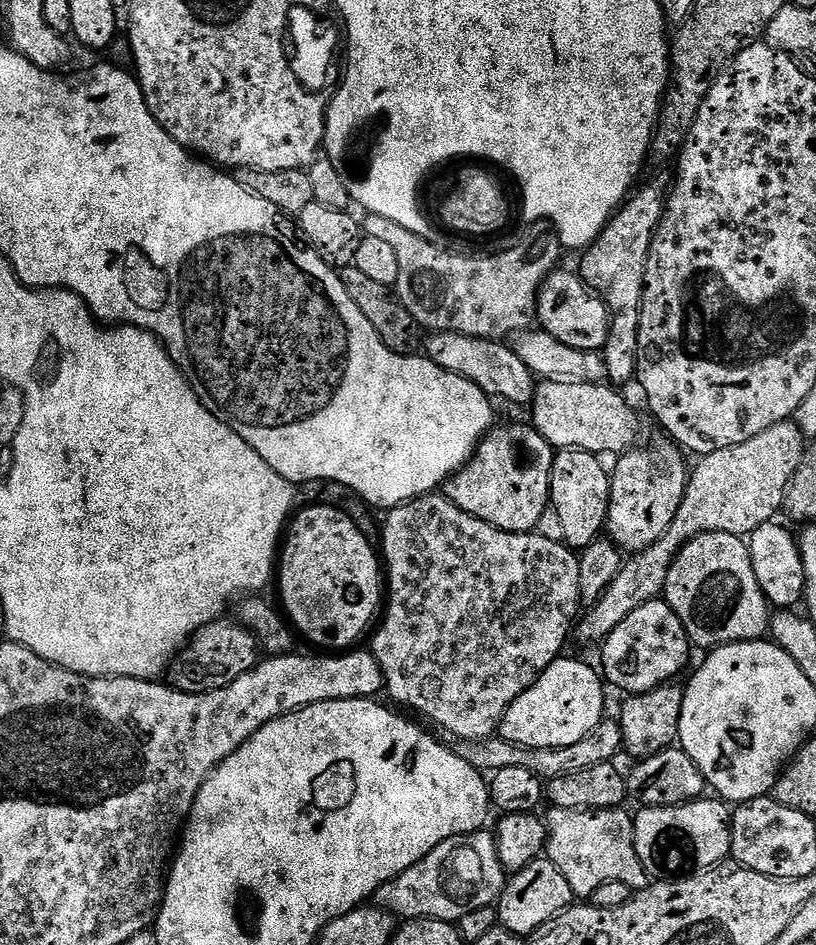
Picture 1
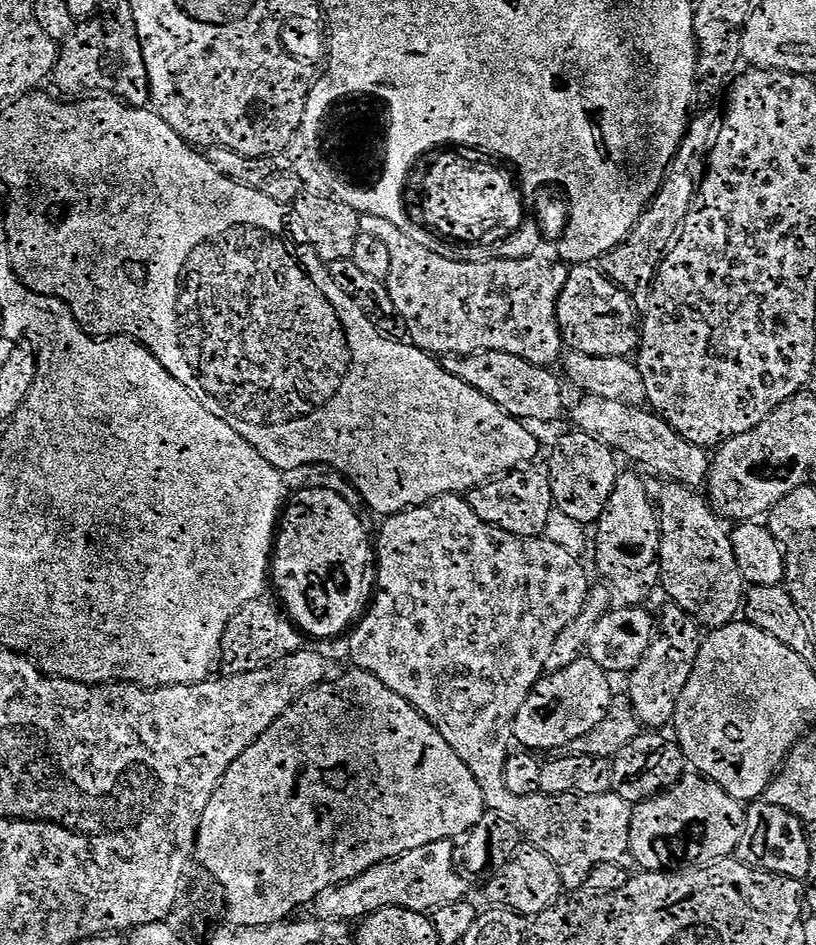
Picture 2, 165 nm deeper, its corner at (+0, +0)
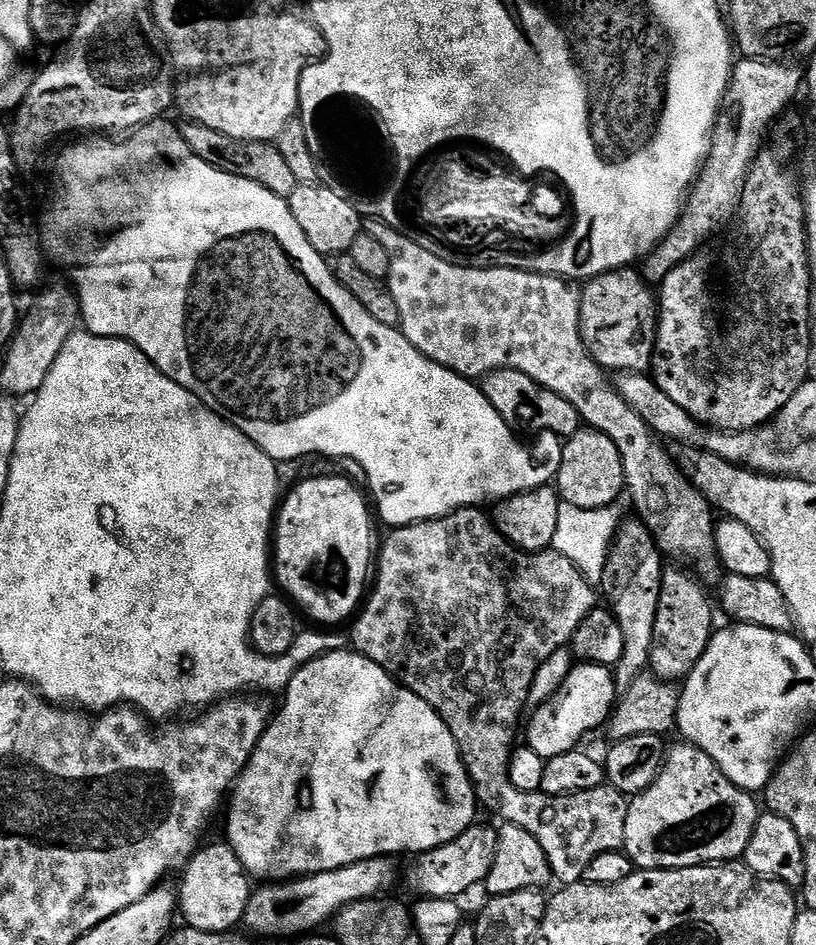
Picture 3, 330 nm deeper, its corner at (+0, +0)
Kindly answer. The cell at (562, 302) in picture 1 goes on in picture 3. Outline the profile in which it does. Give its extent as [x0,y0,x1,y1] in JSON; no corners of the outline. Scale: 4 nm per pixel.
[580,266,658,373]

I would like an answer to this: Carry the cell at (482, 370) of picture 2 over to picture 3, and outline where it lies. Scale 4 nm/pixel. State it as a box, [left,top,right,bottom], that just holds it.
[482,368,582,438]

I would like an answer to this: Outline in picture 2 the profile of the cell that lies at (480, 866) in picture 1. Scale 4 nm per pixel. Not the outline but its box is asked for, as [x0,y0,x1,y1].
[315,840,468,922]

